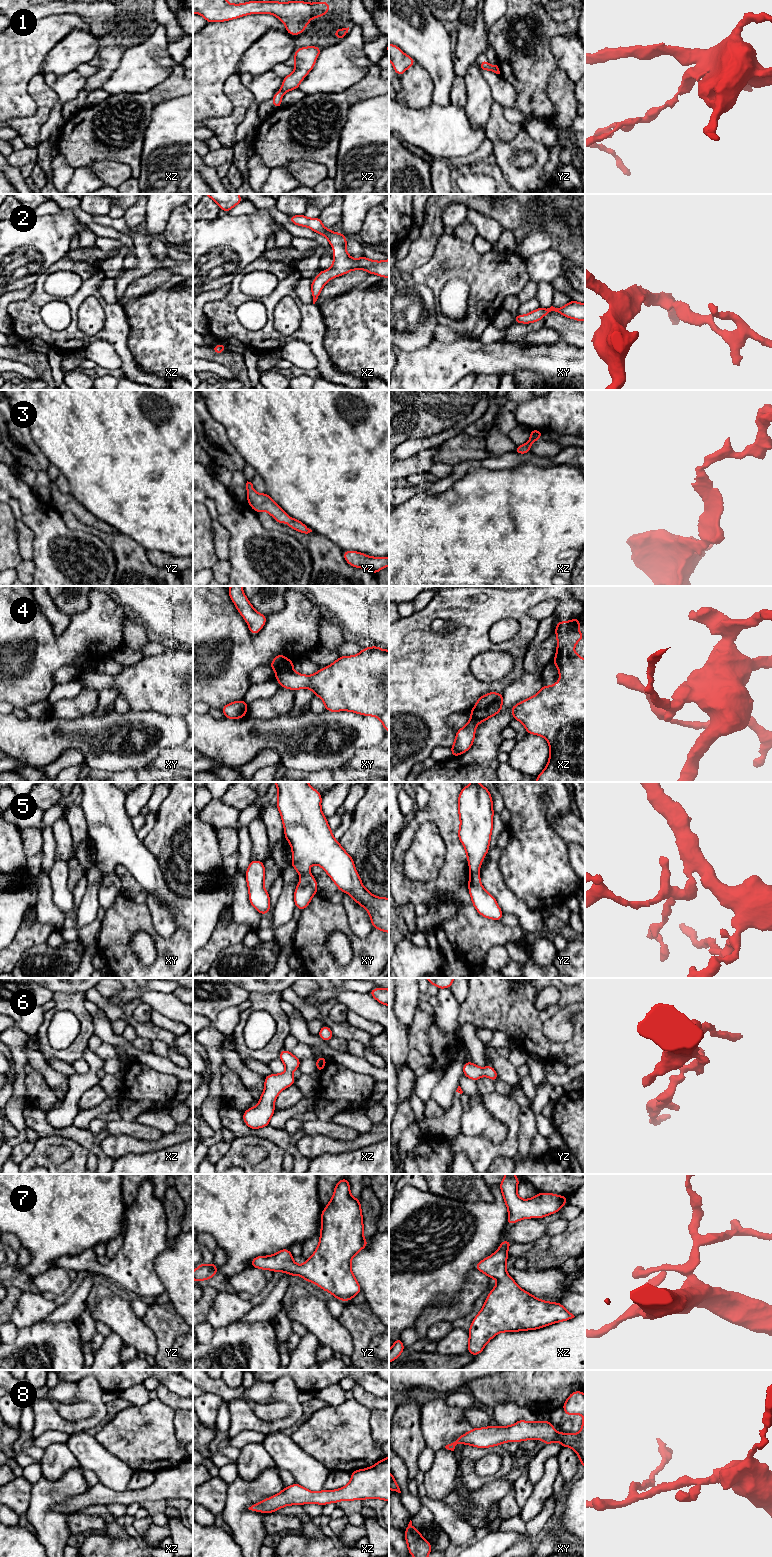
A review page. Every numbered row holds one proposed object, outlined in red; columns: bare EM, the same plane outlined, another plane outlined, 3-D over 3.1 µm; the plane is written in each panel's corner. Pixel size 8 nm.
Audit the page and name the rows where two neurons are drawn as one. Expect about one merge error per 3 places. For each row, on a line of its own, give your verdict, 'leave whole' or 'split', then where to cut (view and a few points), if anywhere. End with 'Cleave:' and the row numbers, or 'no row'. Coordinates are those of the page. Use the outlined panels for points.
1: split; cut xz (279, 90), (282, 94)
2: leave whole; cut none
3: leave whole; cut none
4: split; cut xy (291, 669), (275, 672)
5: split; cut yz (478, 872), (470, 874)
6: leave whole; cut none
7: leave whole; cut none
8: leave whole; cut none
Cleave: 1, 4, 5

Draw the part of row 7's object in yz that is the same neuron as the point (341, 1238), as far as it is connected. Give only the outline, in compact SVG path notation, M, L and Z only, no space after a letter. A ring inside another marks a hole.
M345 1177L337 1181L333 1197L322 1211L318 1247L303 1265L297 1265L293 1261L293 1255L289 1249L281 1249L270 1256L257 1256L251 1260L251 1267L260 1268L263 1271L266 1269L273 1272L281 1271L289 1273L292 1277L300 1275L304 1281L313 1282L320 1289L330 1292L334 1298L347 1302L361 1292L361 1287L351 1270L351 1260L368 1245L368 1241L363 1237L363 1232L360 1199L351 1196L350 1184Z

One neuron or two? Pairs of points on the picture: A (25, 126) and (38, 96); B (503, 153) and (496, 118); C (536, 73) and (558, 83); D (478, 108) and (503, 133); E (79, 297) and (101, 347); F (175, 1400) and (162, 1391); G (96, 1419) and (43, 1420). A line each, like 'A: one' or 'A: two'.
A: one
B: two
C: two
D: two
E: two
F: one
G: one

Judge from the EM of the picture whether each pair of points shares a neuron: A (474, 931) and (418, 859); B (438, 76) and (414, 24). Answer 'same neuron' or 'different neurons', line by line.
A: different neurons
B: same neuron

